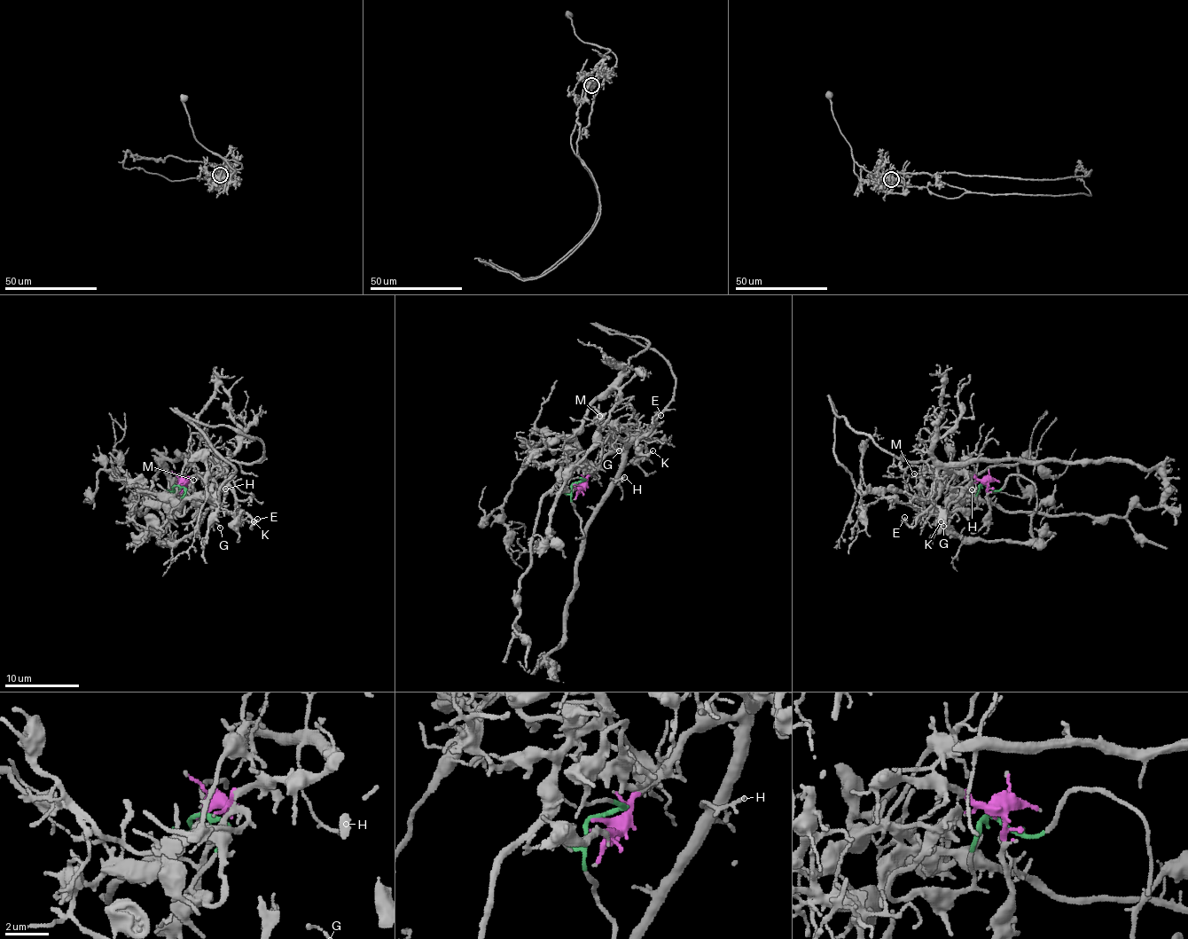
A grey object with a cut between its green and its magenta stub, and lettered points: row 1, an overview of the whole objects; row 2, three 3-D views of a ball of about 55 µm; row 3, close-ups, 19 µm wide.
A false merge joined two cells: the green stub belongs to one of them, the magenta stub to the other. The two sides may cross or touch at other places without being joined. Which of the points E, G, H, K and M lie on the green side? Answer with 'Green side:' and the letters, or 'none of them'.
Green side: none of them

